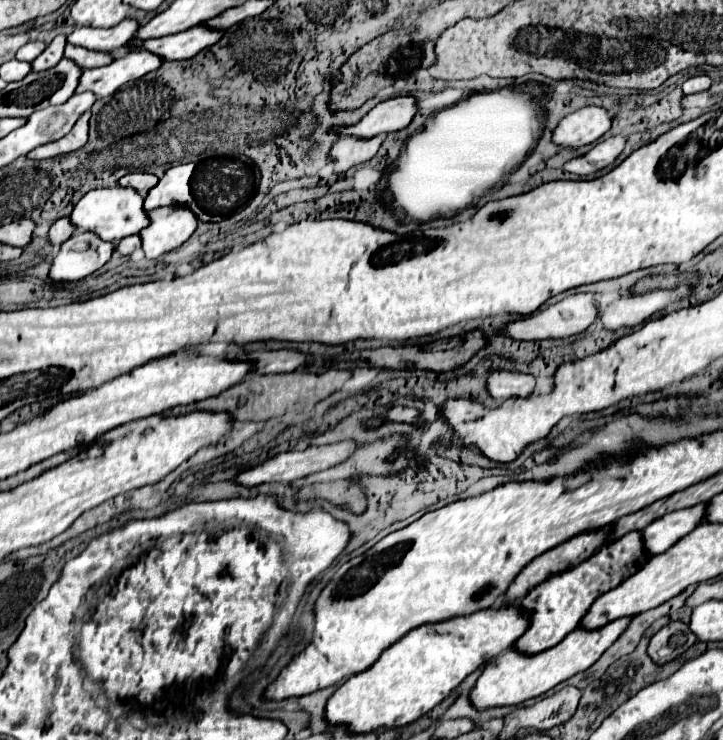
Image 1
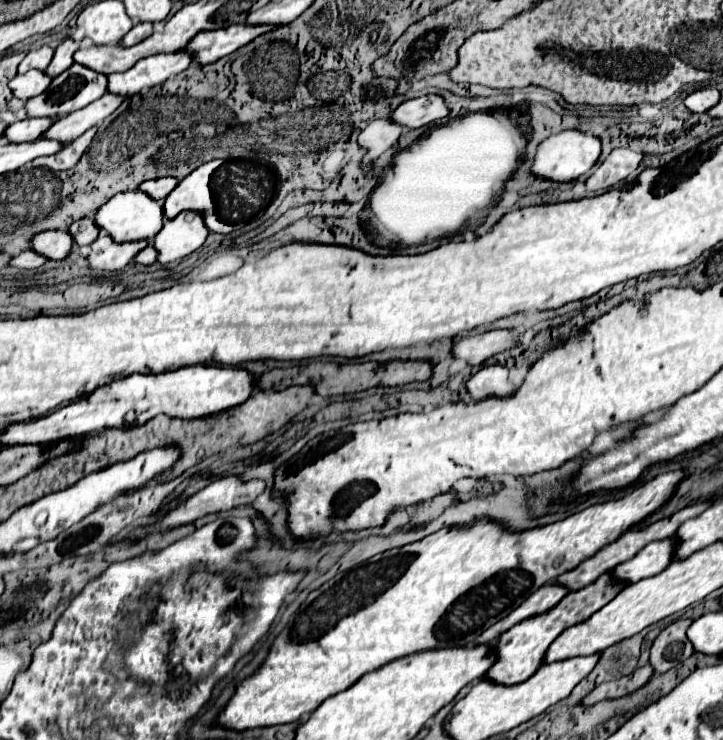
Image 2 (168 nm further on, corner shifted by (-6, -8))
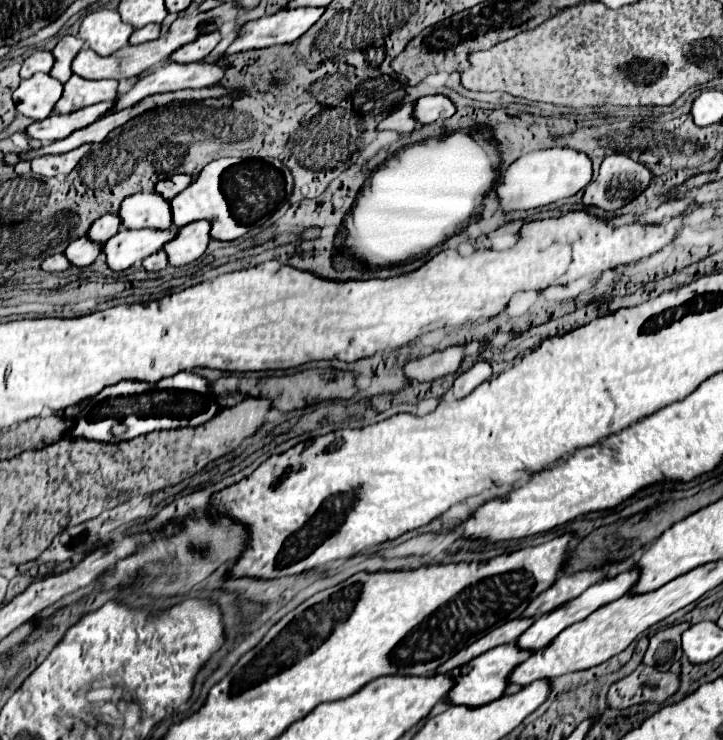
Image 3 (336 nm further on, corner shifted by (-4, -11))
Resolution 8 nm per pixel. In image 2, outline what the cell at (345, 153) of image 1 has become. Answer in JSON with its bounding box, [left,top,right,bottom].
[359,115,405,173]

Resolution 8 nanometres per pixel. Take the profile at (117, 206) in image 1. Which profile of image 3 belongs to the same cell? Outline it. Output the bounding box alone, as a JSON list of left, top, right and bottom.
[117,192,173,230]

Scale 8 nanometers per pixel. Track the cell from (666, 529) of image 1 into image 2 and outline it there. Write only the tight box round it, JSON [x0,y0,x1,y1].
[611,537,675,583]

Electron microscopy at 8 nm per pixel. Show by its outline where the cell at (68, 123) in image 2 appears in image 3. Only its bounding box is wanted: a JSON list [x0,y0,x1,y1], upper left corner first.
[107,64,223,114]

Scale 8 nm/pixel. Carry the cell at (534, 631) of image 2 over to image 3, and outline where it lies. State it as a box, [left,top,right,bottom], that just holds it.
[449,642,533,706]

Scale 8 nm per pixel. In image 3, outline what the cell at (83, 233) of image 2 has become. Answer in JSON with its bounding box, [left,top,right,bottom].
[87,214,121,244]

